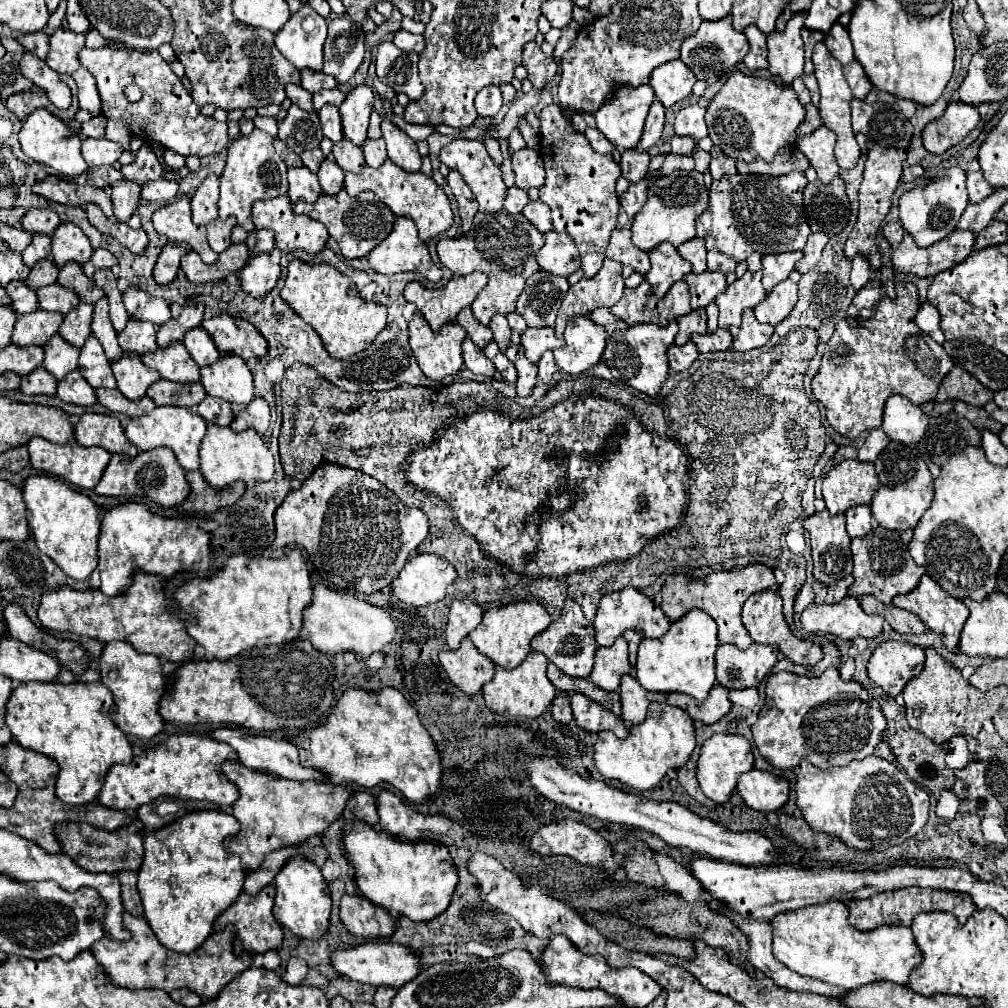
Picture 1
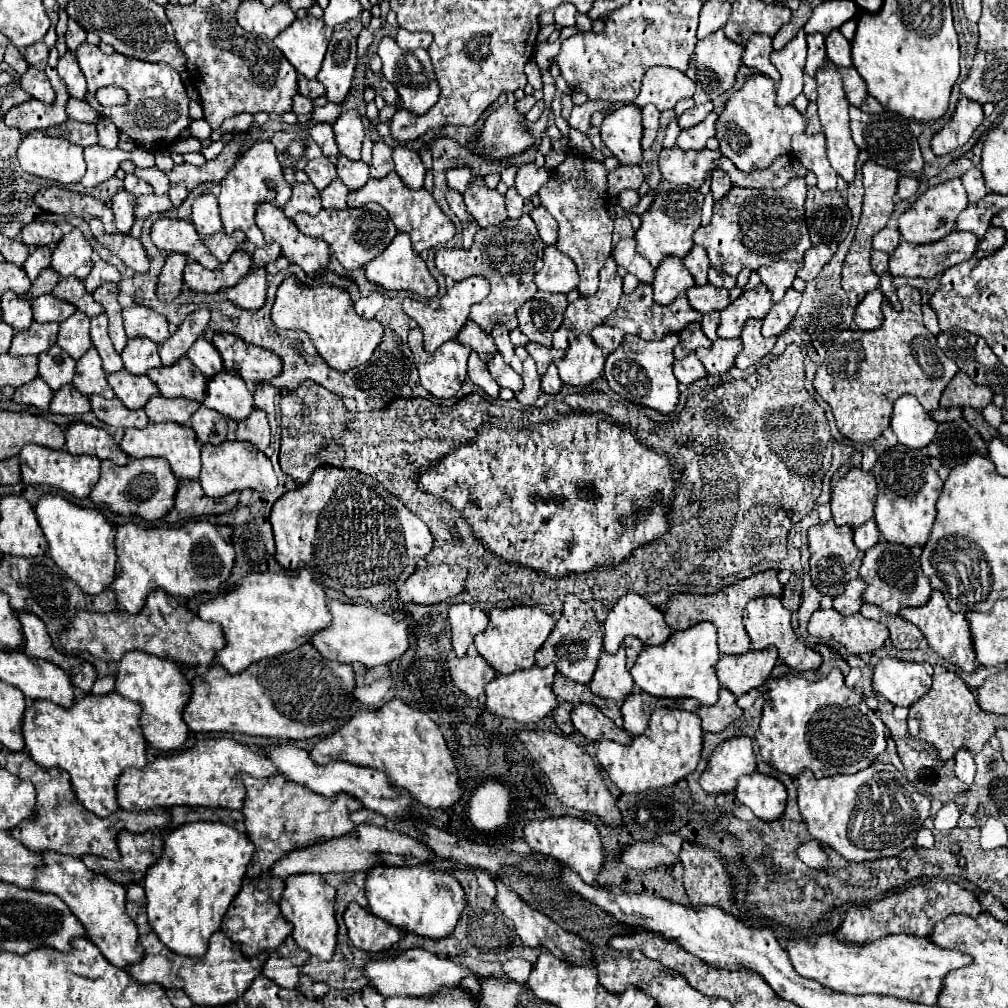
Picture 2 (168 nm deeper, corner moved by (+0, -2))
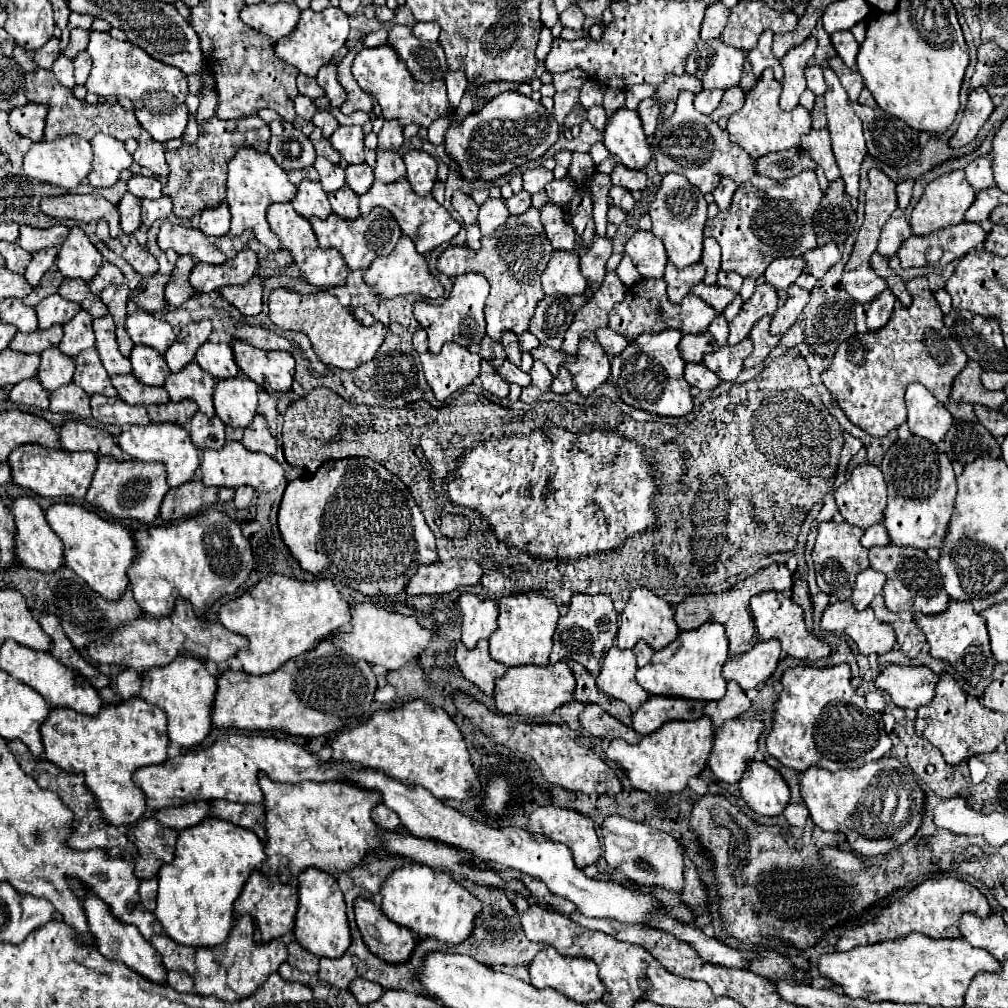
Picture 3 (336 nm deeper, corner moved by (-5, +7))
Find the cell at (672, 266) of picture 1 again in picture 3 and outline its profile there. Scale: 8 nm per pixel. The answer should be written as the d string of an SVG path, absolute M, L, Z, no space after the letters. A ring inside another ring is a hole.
M701 261L697 265L687 265L685 269L677 269L675 265L667 263L663 279L667 281L667 297L671 303L681 303L681 299L691 291L693 285L703 281L705 265Z

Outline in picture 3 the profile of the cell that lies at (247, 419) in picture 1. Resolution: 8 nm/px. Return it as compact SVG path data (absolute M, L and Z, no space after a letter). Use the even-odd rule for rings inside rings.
M257 413L253 417L253 421L249 423L249 427L245 427L245 433L243 433L243 441L241 441L249 451L261 451L265 455L275 455L275 447L277 447L277 441L275 437L269 433L269 425L267 425L267 419L265 415Z

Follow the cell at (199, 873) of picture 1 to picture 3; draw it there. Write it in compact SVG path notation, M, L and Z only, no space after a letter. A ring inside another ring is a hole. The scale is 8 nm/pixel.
M207 817L201 825L193 825L179 833L175 859L169 865L163 865L157 873L159 893L155 917L161 923L163 931L179 945L187 947L215 947L223 943L233 925L233 901L239 897L247 877L251 871L265 861L267 855L263 851L263 843L249 829L241 829L239 825L229 825L229 821L221 821L217 817Z

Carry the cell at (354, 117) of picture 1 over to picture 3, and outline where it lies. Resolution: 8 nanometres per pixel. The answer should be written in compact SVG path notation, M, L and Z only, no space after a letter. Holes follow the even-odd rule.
M339 125L331 135L331 145L341 153L347 163L363 163L365 161L365 145L363 145L363 129L361 125Z

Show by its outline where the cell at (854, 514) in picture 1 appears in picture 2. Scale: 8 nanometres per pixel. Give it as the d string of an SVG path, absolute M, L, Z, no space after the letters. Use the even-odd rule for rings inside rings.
M870 520L870 522L866 522L864 526L860 526L860 528L854 530L854 544L856 544L856 548L862 550L862 552L866 552L866 550L868 550L870 546L874 546L878 540L880 540L880 532L878 532L874 520Z

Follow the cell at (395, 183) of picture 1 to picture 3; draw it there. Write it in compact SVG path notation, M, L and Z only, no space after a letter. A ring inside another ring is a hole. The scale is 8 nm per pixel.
M401 179L401 181L395 181L395 183L375 181L371 185L369 193L363 193L359 197L359 211L361 211L361 215L369 213L375 205L381 205L381 207L385 207L385 209L389 209L393 213L393 217L397 219L401 231L413 239L413 243L415 243L419 253L427 253L427 251L435 249L437 245L451 241L459 233L459 229L461 229L461 225L449 215L449 211L441 203L437 203L433 199L433 195L417 197L417 193L411 191L411 185L409 185L407 179Z

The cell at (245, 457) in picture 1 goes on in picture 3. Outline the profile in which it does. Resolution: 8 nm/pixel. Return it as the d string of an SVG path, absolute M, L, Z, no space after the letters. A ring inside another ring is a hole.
M229 441L221 449L205 449L201 459L203 483L207 487L241 487L251 485L255 491L273 491L283 481L283 467L269 455L255 453L243 447L241 441Z

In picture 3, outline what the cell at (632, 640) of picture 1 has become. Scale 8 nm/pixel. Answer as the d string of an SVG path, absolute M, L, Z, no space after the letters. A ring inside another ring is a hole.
M639 641L639 643L633 647L633 651L635 651L635 655L637 655L637 665L639 665L639 667L647 665L649 659L653 657L653 649L651 649L645 641Z

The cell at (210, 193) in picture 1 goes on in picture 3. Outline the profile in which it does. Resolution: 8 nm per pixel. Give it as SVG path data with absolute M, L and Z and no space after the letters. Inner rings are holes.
M225 203L201 211L199 229L209 237L219 237L229 233L229 209Z

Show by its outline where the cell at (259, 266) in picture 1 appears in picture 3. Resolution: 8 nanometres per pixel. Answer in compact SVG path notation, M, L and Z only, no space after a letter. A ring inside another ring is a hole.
M255 275L255 279L249 281L249 285L239 285L239 287L229 287L229 289L219 289L219 291L231 305L241 309L241 313L245 315L257 315L261 311L263 279L259 275Z

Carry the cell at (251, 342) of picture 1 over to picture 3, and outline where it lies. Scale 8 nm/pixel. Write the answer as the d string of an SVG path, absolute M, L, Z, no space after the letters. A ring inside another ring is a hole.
M231 341L231 349L237 361L237 367L255 383L259 383L267 393L289 391L295 359L285 351L261 351L253 349L249 343Z

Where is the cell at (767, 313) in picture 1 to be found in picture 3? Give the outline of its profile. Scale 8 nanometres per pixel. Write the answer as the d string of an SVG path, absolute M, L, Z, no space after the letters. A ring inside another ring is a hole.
M795 283L789 287L787 293L789 293L787 301L773 315L773 321L771 321L773 335L783 335L795 323L795 319L801 315L803 307L809 303L809 293Z

